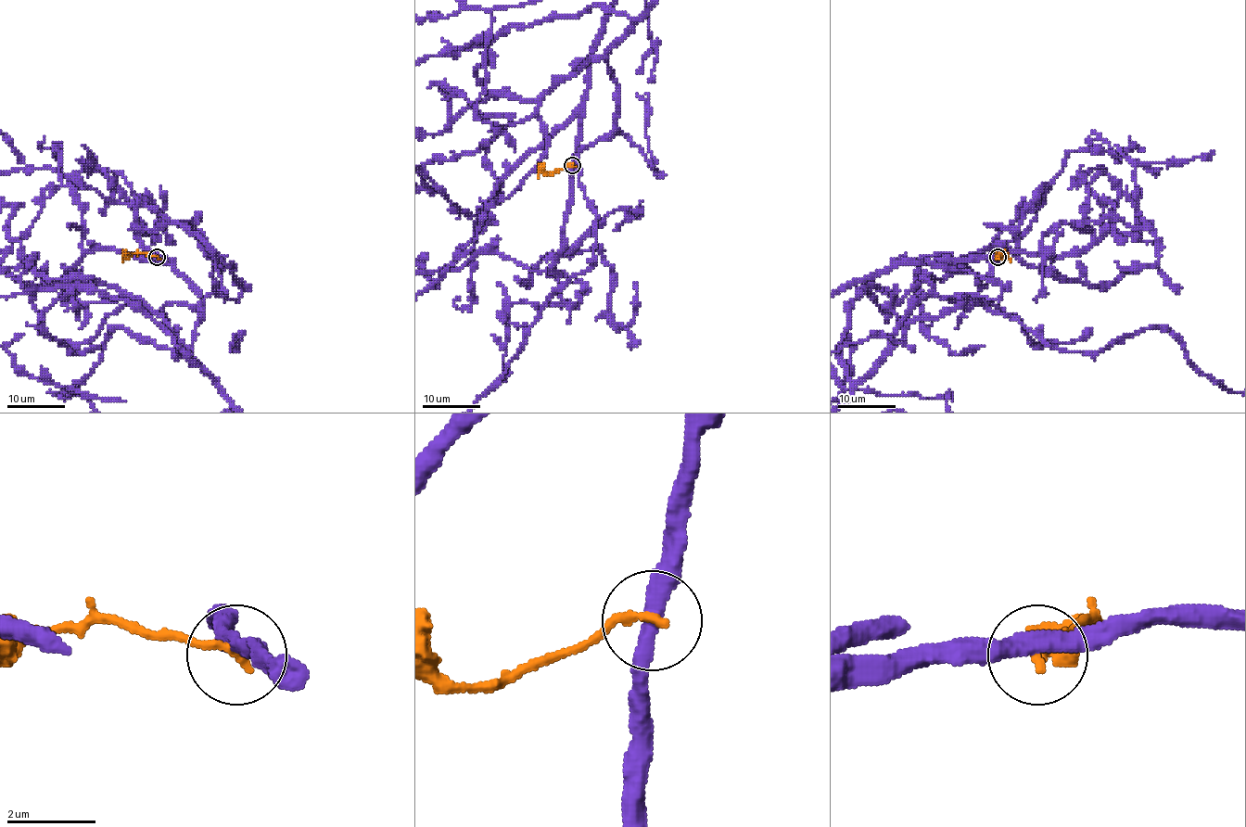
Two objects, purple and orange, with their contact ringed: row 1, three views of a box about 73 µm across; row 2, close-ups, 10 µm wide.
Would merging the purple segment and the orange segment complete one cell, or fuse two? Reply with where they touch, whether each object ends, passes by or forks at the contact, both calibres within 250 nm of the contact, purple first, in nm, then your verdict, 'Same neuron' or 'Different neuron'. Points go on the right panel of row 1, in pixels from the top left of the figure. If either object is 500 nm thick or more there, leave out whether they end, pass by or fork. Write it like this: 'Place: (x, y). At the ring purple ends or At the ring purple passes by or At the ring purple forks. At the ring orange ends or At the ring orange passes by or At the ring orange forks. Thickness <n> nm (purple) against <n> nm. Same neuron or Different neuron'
Place: (998, 257). At the ring purple passes by. At the ring orange ends. Thickness 380 nm (purple) against 240 nm. Different neuron

